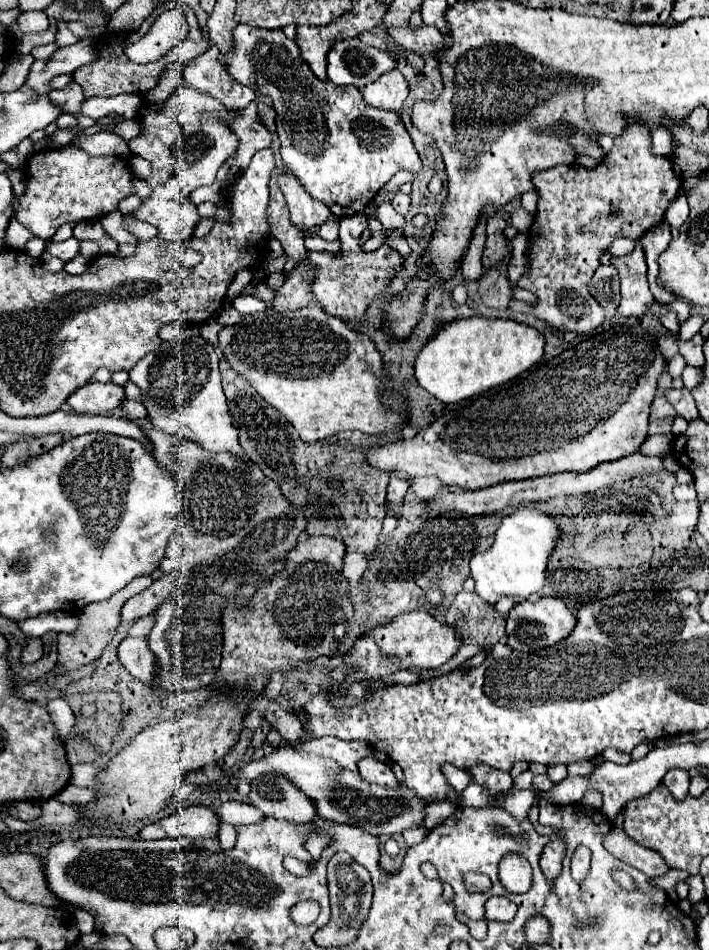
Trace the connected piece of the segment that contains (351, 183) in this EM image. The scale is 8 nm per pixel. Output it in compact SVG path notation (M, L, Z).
M239 24L233 30L235 46L223 56L227 72L243 86L257 90L273 100L277 112L277 134L281 140L281 156L285 166L299 178L303 188L317 200L323 200L329 210L339 216L353 216L373 202L377 192L385 182L389 182L395 172L411 170L421 172L421 160L413 148L411 136L405 130L401 116L391 110L381 110L365 104L361 92L353 86L335 86L329 80L319 80L309 64L301 58L301 52L293 40L289 40L283 30L253 28L249 24Z

